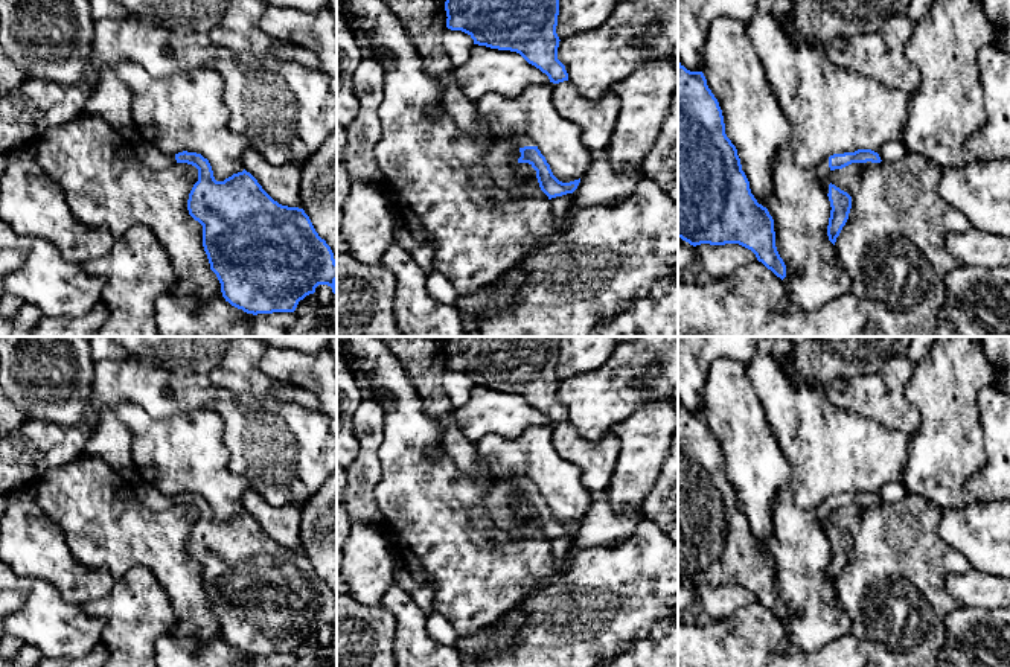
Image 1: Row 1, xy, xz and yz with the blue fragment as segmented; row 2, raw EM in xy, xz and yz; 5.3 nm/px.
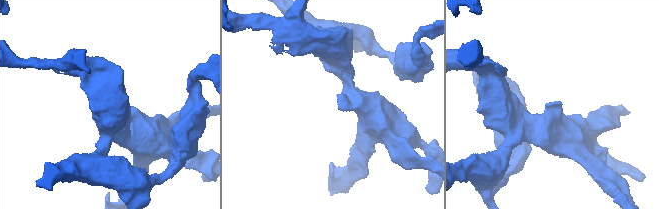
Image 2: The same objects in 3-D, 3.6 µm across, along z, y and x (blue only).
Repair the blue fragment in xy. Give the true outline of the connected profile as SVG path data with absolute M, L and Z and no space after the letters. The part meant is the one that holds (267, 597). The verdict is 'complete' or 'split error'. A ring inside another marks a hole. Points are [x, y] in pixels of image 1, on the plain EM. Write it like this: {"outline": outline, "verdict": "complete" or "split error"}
{"outline": "M137 481L136 493L152 512L165 512L175 504L187 504L198 510L187 551L203 566L203 588L210 611L221 624L222 638L232 647L253 656L294 653L299 643L314 635L318 626L328 626L337 633L334 594L303 550L274 542L245 510L216 522L209 501L201 495L183 492L174 496Z", "verdict": "split error"}

